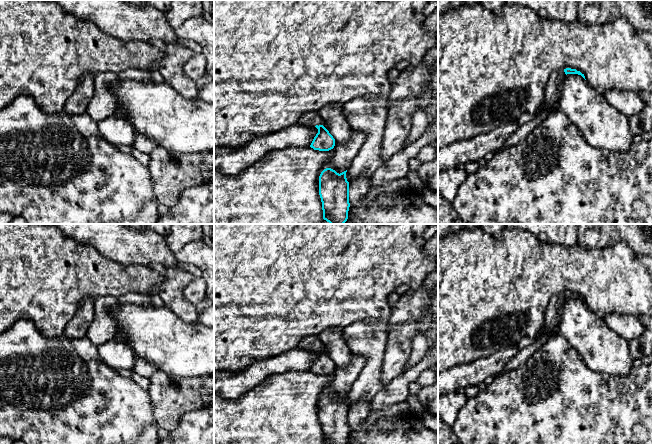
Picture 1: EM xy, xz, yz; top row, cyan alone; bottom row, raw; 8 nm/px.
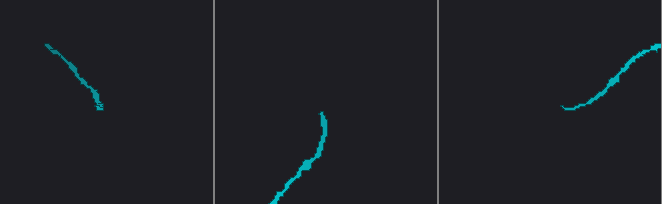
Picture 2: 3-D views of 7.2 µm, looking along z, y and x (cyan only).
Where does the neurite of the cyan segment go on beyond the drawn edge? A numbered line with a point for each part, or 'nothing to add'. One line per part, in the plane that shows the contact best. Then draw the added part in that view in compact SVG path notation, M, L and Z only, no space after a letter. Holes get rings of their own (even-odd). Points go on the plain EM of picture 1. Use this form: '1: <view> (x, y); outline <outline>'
1: xz (311, 343); outline M316 335L304 338L299 343L298 348L308 351L315 351L316 349L324 349L324 345L321 343L319 337Z

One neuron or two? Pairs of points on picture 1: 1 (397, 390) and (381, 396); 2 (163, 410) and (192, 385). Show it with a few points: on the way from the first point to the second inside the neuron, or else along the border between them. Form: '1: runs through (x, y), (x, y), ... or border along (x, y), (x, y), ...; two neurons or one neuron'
1: runs through (393, 393), (385, 396); one neuron
2: runs through (170, 403), (178, 395), (185, 392); one neuron

